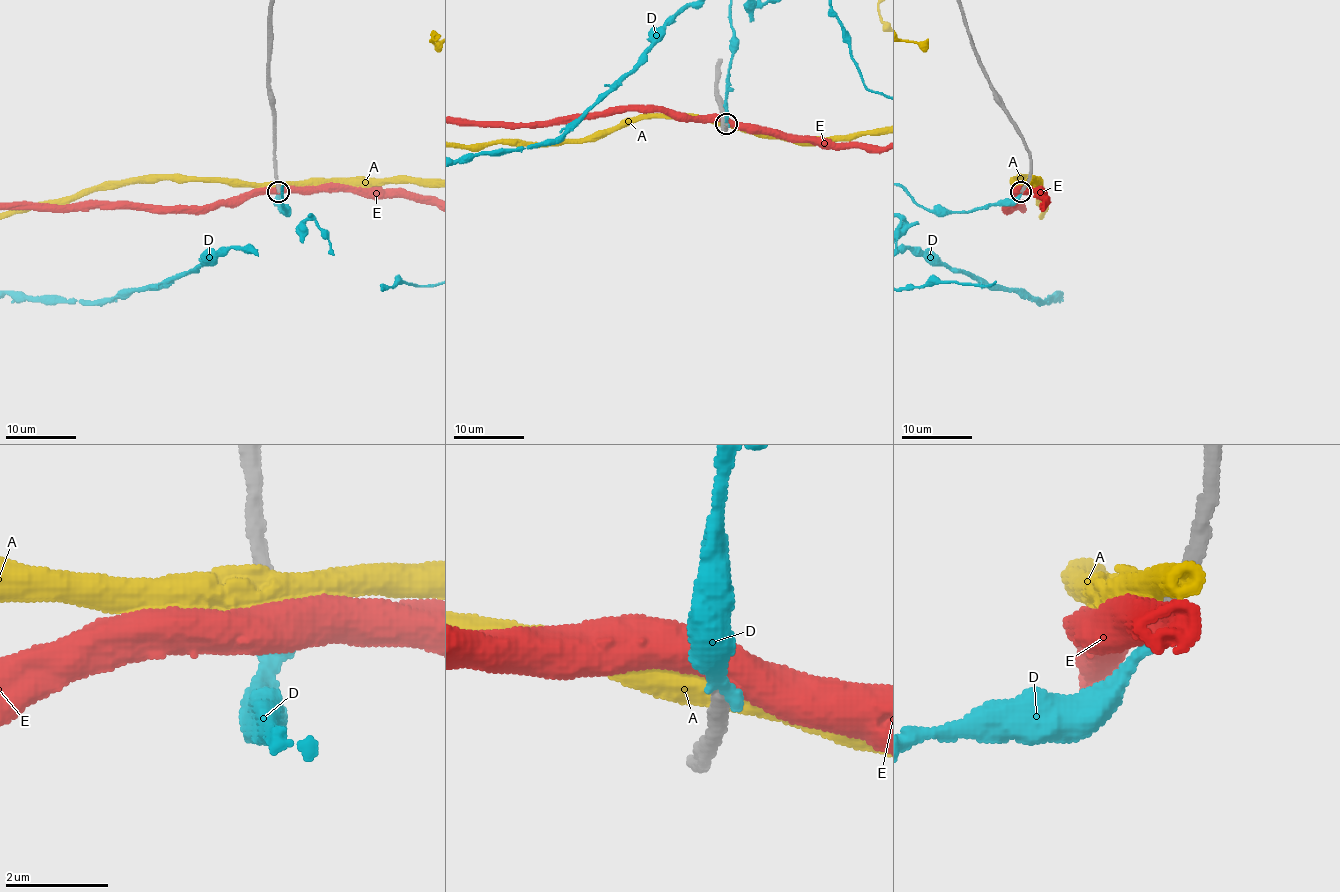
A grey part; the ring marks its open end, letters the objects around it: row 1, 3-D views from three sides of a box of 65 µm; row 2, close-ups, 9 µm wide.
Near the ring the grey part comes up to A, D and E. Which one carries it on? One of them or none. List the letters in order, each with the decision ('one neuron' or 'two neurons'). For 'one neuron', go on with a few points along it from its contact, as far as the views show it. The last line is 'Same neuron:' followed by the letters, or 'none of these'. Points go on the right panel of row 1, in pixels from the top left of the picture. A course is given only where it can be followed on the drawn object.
A: two neurons
D: two neurons
E: two neurons
Same neuron: none of these

